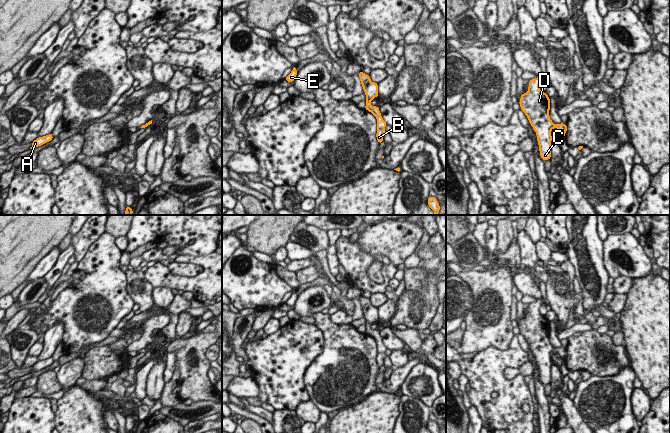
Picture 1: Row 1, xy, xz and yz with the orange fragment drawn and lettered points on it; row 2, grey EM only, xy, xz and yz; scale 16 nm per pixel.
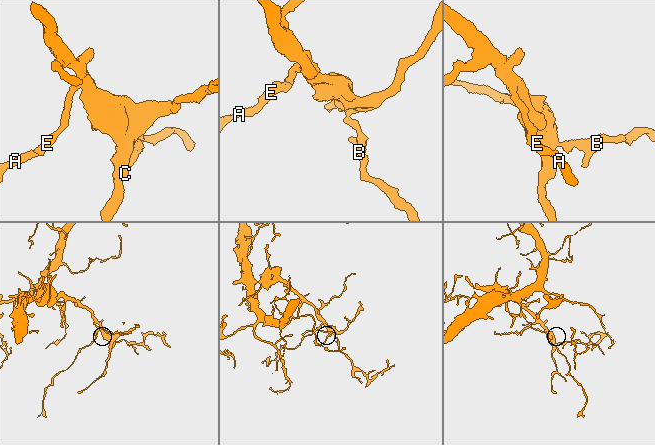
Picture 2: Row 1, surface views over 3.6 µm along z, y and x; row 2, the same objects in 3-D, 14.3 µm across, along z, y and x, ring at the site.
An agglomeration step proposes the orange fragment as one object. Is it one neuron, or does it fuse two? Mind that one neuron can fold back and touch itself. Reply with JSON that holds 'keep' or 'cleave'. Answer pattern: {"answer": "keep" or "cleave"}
{"answer": "cleave"}

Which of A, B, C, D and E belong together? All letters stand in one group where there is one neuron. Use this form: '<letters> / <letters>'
A C D E / B

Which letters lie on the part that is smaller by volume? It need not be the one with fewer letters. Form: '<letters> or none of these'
B

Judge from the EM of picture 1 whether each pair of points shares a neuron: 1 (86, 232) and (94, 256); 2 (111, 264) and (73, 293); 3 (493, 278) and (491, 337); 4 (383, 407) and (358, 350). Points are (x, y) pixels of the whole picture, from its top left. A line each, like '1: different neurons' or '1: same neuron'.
1: different neurons
2: same neuron
3: same neuron
4: different neurons

